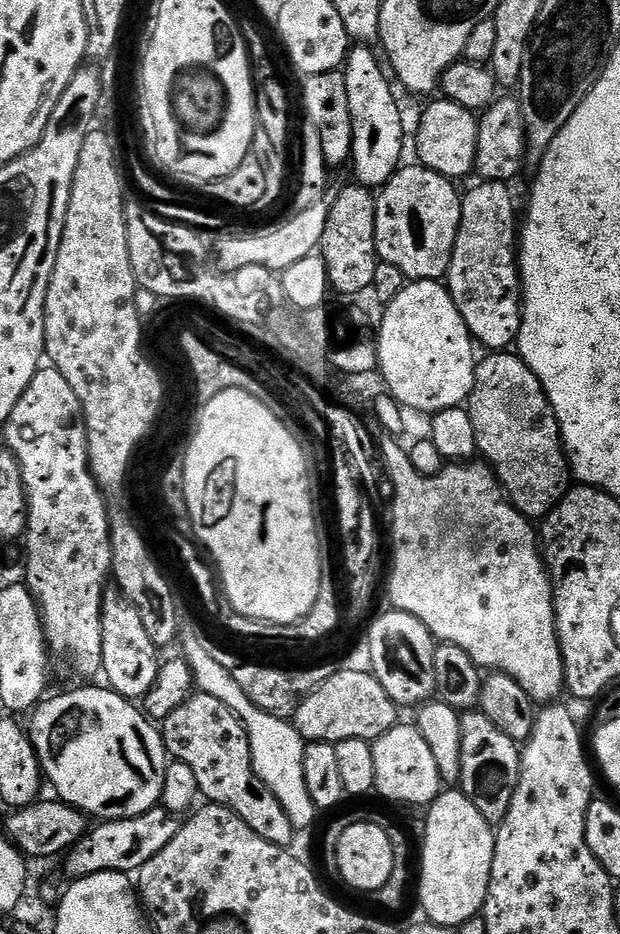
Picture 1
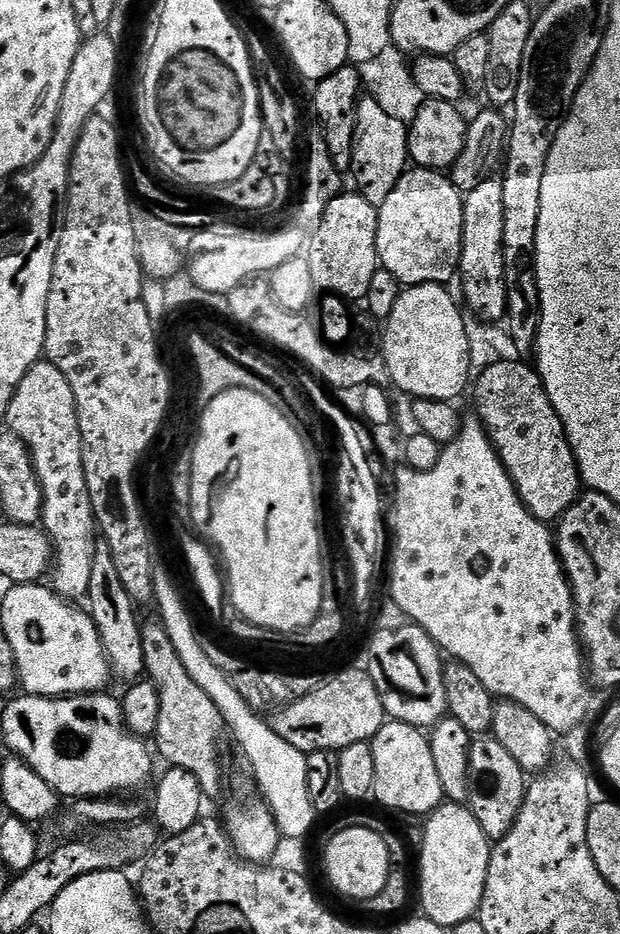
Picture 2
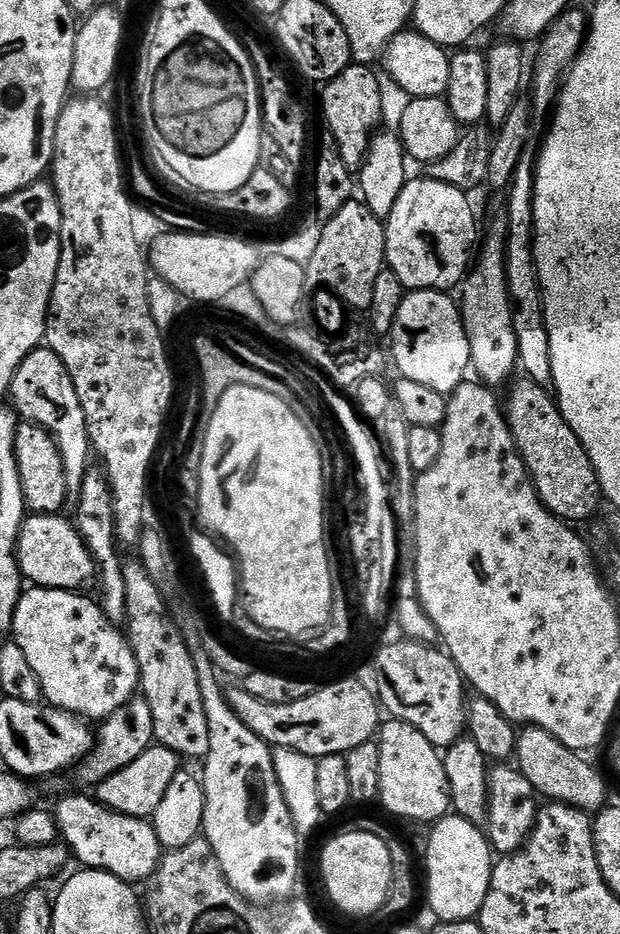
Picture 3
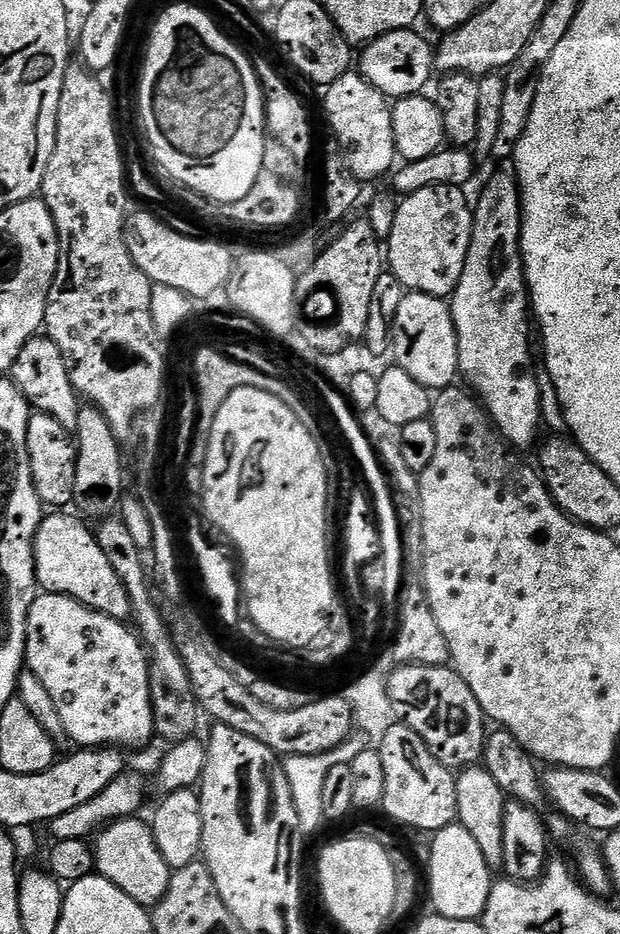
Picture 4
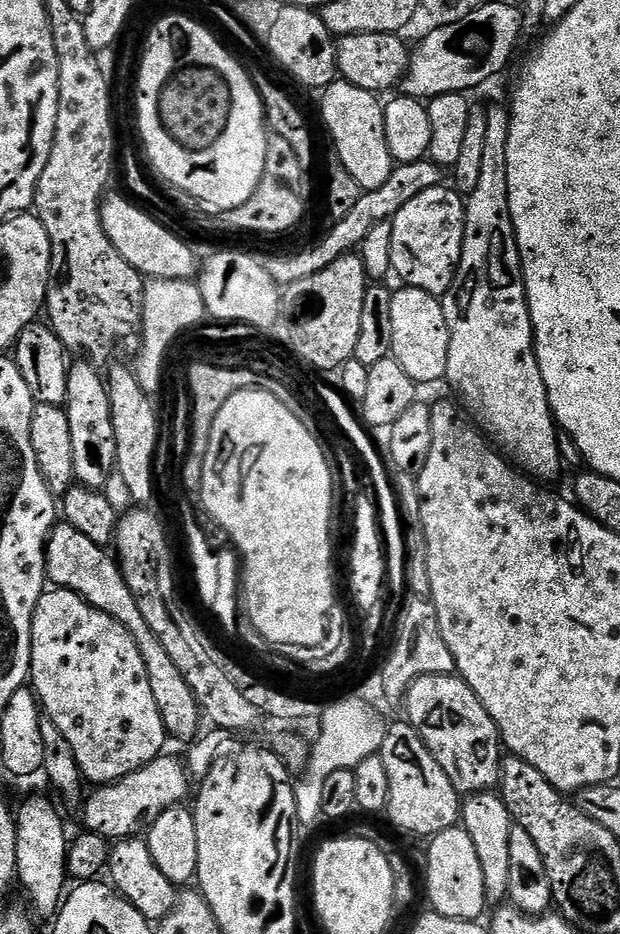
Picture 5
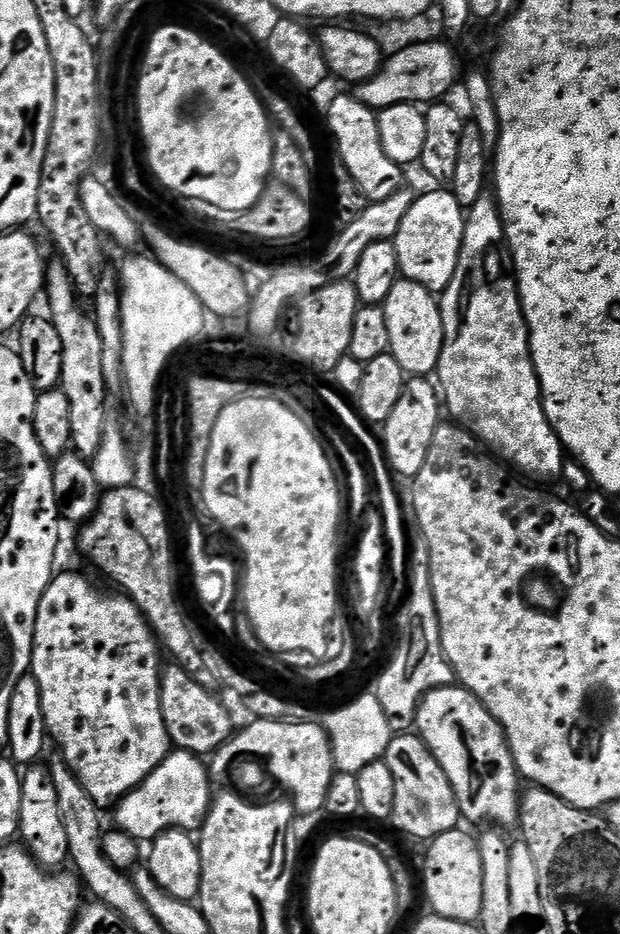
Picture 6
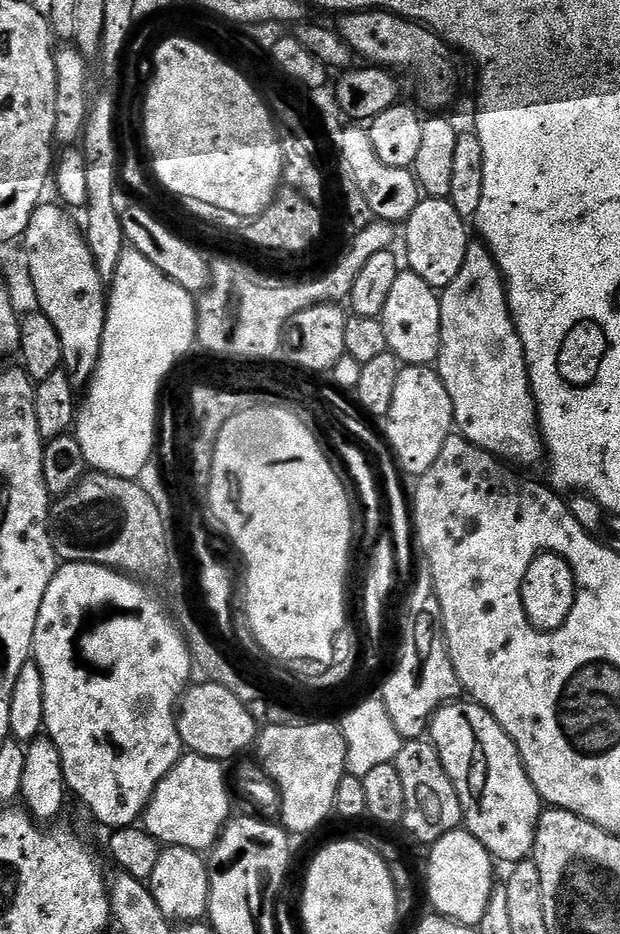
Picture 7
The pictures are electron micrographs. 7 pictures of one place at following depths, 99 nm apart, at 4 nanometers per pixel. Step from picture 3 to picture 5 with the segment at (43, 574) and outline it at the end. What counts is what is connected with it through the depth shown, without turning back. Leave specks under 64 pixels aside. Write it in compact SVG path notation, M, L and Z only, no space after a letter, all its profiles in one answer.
M66 522L57 523L48 535L46 558L46 576L57 588L78 594L102 614L114 618L134 638L138 646L138 654L142 654L142 662L146 662L146 678L150 678L150 691L154 693L154 702L158 702L158 714L162 714L164 731L169 737L183 742L191 742L201 735L202 713L190 686L186 686L186 678L178 671L178 666L170 662L170 654L158 642L154 630L146 622L142 610L138 610L138 598L134 598L134 590L126 586L126 578L122 574L119 563L107 547L90 542L82 530L74 530Z

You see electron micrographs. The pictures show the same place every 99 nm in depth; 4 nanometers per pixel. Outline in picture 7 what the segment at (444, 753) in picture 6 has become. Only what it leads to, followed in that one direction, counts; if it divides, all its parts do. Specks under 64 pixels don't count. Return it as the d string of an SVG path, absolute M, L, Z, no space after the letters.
M467 702L443 704L432 716L430 739L438 750L438 758L450 774L450 782L454 782L454 790L458 790L460 805L464 811L463 827L497 861L505 860L508 866L518 864L532 856L532 847L536 841L536 827L540 821L542 801L534 782L530 782L528 771L524 768L522 758L514 746L514 742L498 726L498 722L480 704Z

